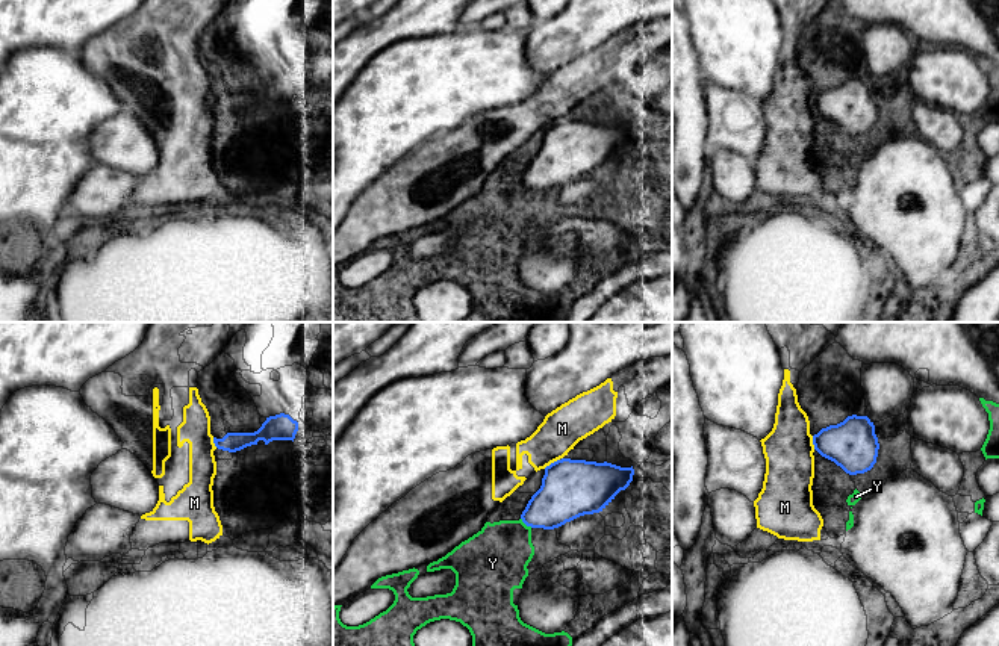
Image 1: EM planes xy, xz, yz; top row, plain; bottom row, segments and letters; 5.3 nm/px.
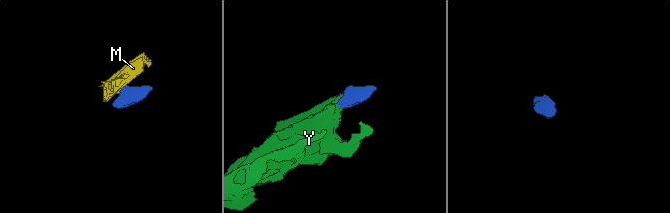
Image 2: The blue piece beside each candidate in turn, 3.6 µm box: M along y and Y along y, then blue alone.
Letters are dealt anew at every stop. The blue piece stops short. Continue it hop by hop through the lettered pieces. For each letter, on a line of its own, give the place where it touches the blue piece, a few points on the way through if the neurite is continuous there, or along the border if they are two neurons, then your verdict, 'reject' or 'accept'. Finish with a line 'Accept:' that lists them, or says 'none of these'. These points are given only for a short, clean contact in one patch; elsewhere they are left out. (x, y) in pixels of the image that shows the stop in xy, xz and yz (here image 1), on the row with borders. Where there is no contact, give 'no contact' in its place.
M: contact xz (551, 463); border xz (559, 459), (544, 468); reject
Y: contact xz (525, 524); way xz (563, 496), (525, 524), (495, 559); accept
Accept: Y

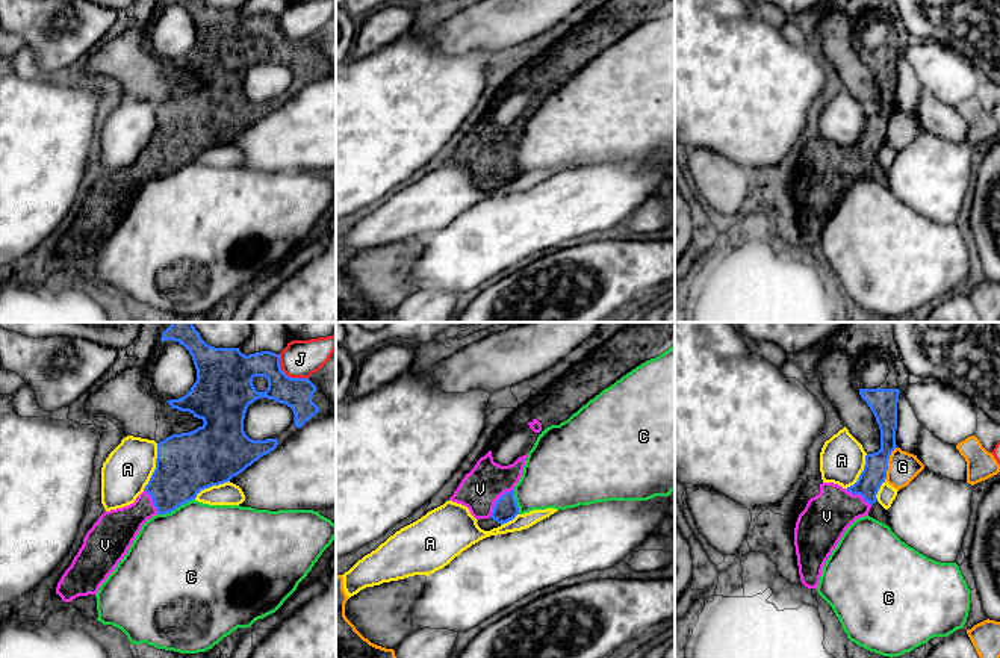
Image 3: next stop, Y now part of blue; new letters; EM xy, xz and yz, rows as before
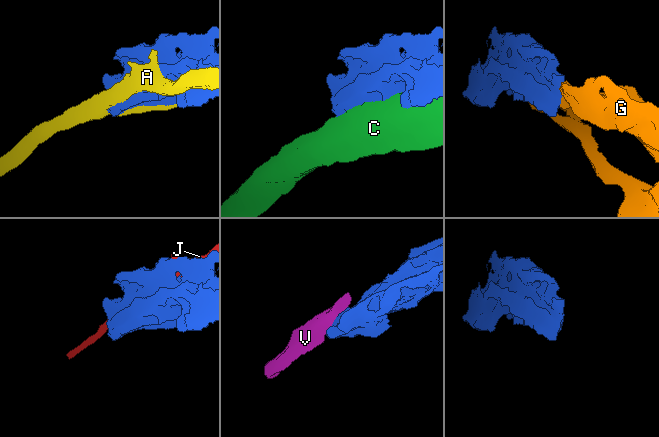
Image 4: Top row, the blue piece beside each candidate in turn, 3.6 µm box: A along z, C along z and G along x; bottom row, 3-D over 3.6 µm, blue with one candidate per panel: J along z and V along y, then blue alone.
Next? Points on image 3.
A: contact xy (156, 466); reject
C: contact xy (176, 507); reject
G: contact yz (887, 463); reject
J: contact xy (286, 375); reject
V: contact xz (496, 501); way xz (506, 509), (496, 501), (486, 490), (480, 489); accept
Accept: V

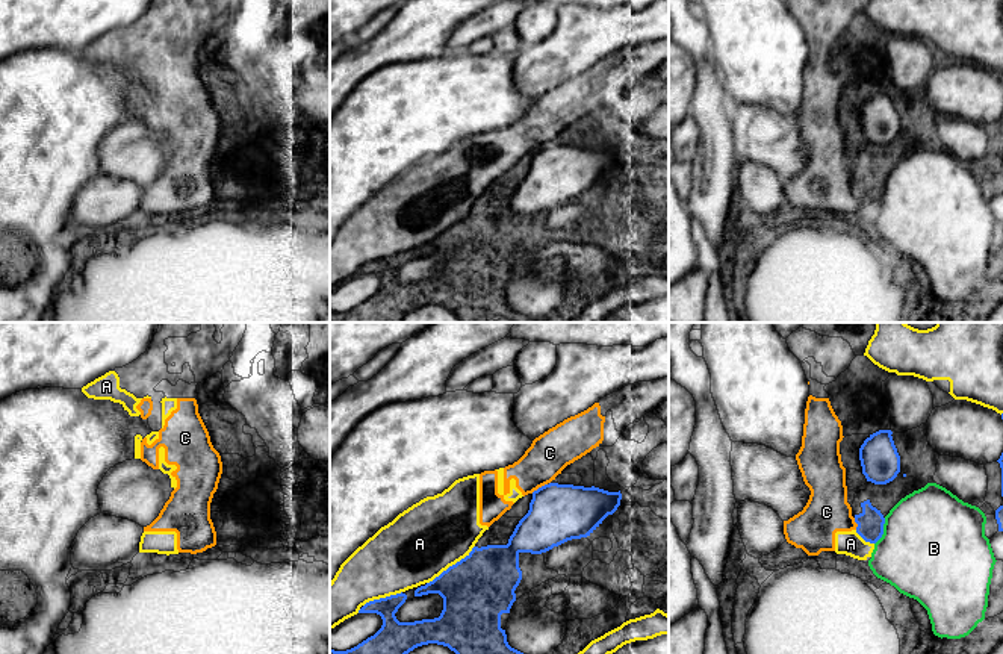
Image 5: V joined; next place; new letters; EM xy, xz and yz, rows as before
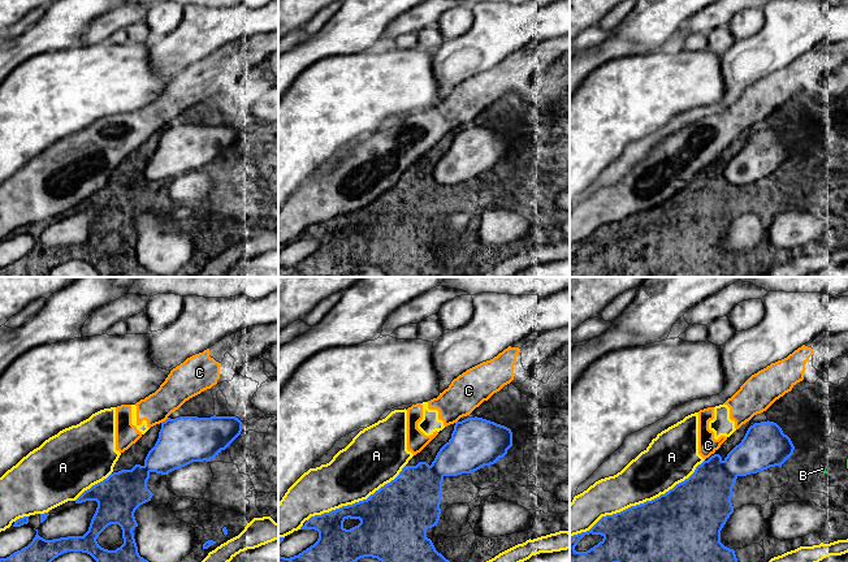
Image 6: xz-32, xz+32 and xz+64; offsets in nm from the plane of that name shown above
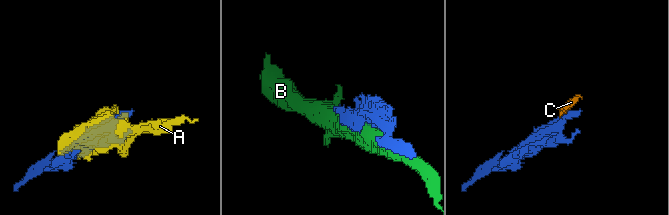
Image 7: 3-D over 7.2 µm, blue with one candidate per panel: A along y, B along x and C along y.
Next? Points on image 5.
A: contact xz (453, 565); reject
B: contact yz (882, 532); reject
C: contact xz (539, 488); border xz (546, 483), (531, 492); reject
Accept: none of these

